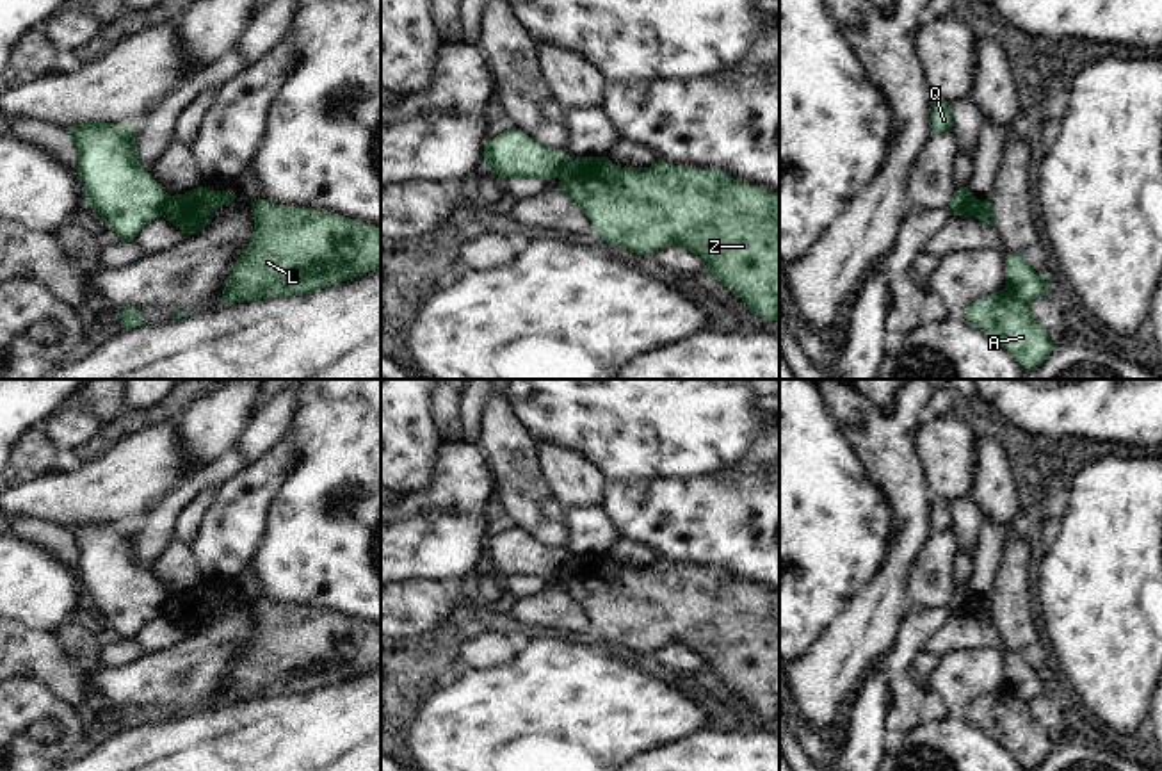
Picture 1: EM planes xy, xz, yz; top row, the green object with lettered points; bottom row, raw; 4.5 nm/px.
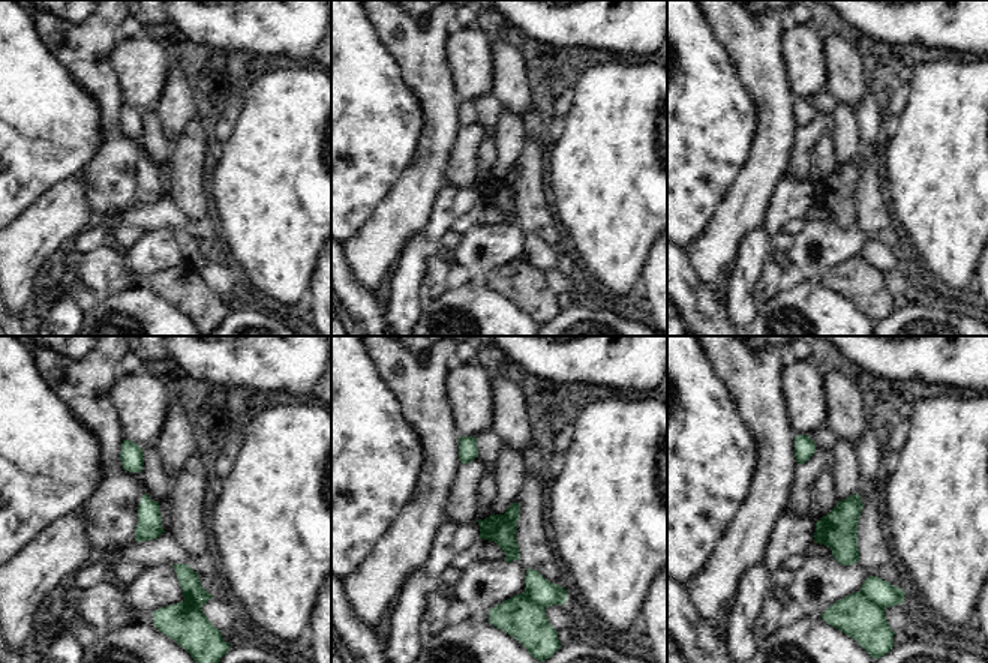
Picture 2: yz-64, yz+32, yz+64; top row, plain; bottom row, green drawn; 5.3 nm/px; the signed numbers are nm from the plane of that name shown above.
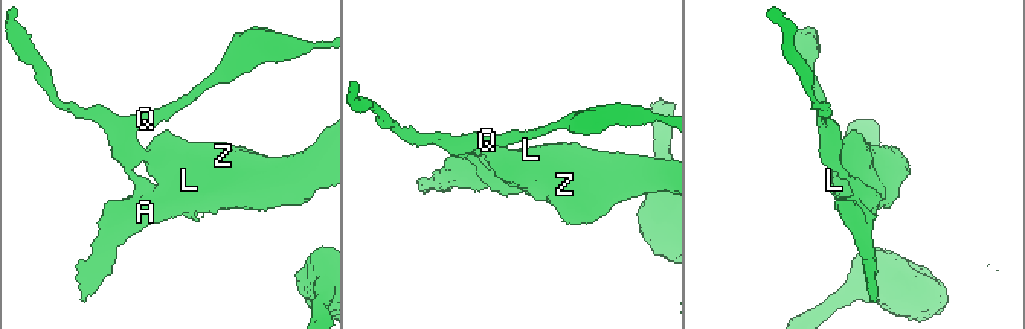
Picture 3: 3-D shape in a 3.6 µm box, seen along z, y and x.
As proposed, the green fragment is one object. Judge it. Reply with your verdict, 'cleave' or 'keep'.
cleave

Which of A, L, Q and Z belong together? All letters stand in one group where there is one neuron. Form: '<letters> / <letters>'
A L Z / Q

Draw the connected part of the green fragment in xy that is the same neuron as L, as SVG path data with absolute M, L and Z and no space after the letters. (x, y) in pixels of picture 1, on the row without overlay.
M260 597L251 602L251 614L254 629L226 678L222 703L303 694L381 666L381 627L372 623L327 609L274 604Z

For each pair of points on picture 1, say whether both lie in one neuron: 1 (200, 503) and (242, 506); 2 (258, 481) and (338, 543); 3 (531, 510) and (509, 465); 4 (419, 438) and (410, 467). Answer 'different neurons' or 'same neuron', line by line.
1: different neurons
2: different neurons
3: same neuron
4: same neuron

